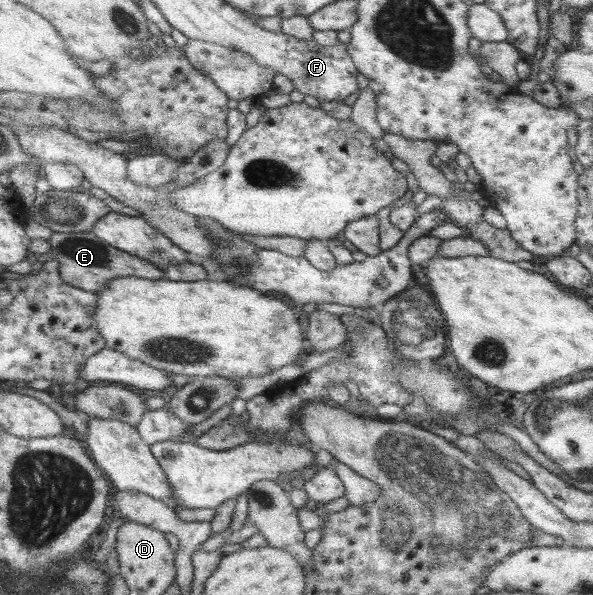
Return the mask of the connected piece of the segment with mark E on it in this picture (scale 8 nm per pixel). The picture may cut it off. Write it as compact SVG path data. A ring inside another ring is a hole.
M53 232L48 239L50 251L55 261L60 263L61 279L72 287L97 294L105 288L110 279L119 277L139 277L141 279L161 279L165 272L153 263L149 263L136 255L121 251L91 232Z

